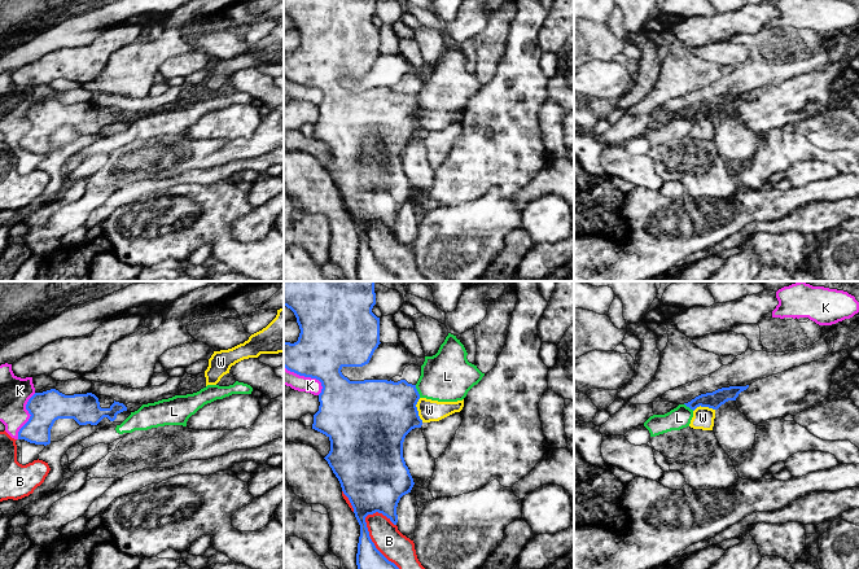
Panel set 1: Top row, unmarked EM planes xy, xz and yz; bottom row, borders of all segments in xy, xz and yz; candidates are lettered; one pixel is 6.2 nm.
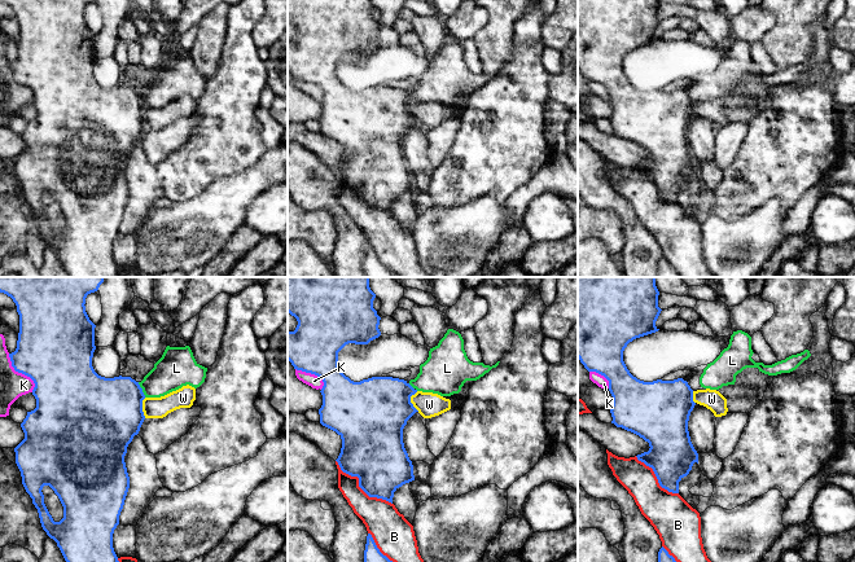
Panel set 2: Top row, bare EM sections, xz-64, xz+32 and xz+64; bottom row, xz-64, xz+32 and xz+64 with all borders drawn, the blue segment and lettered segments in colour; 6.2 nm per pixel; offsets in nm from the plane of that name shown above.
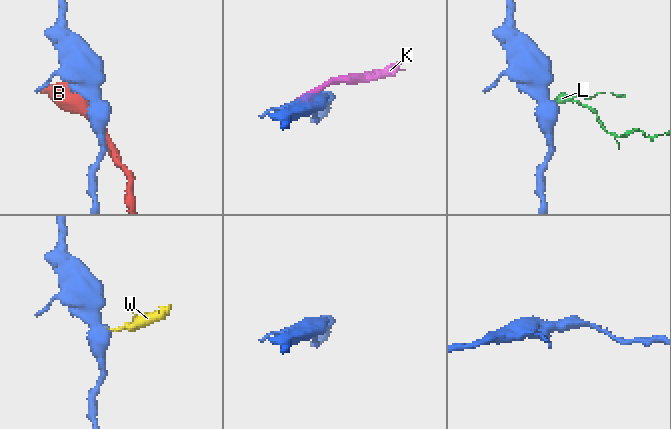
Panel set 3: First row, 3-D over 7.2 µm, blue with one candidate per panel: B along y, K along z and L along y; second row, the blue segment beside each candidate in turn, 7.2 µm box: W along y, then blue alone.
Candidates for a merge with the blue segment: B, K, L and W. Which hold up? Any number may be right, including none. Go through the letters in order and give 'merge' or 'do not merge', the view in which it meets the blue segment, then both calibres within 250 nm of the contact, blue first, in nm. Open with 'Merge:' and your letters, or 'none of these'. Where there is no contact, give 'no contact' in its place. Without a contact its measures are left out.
Merge: none of these
B: do not merge | xz | 200/180 nm
K: do not merge | xz | 360/100 nm
L: do not merge | xz | 400/320 nm
W: do not merge | xz | 440/130 nm

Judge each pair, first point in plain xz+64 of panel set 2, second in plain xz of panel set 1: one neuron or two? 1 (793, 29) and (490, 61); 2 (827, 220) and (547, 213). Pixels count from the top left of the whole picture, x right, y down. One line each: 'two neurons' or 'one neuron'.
1: one neuron
2: one neuron

